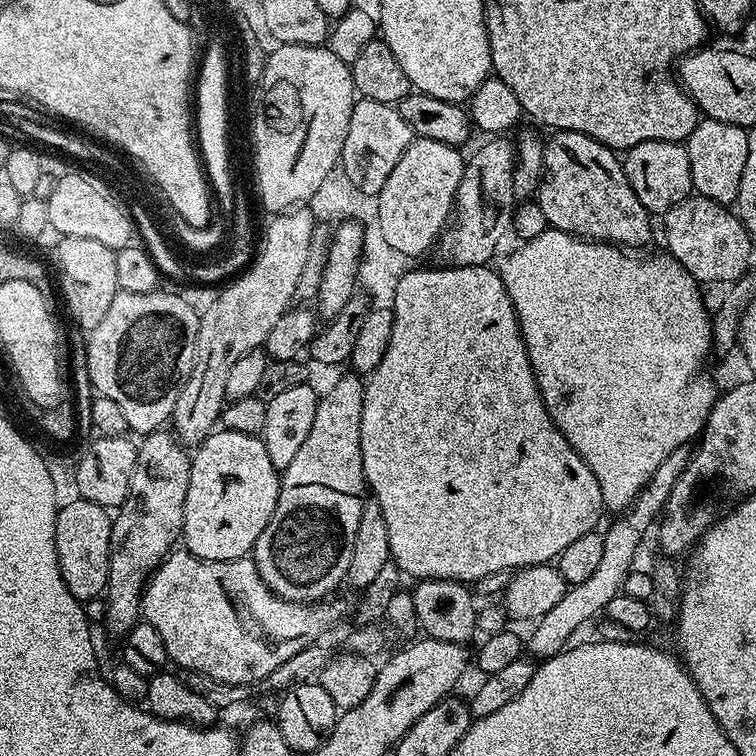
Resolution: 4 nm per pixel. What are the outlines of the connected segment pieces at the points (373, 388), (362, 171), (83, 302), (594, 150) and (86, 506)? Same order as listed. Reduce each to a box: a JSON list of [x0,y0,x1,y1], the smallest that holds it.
[[360,264,605,582],[339,99,413,196],[55,236,120,330],[538,130,650,250],[56,498,112,602]]

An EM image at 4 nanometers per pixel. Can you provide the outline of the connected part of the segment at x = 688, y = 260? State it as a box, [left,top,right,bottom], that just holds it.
[662,194,754,286]

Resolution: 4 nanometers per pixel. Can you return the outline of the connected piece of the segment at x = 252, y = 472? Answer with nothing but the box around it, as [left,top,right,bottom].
[183,430,281,560]

